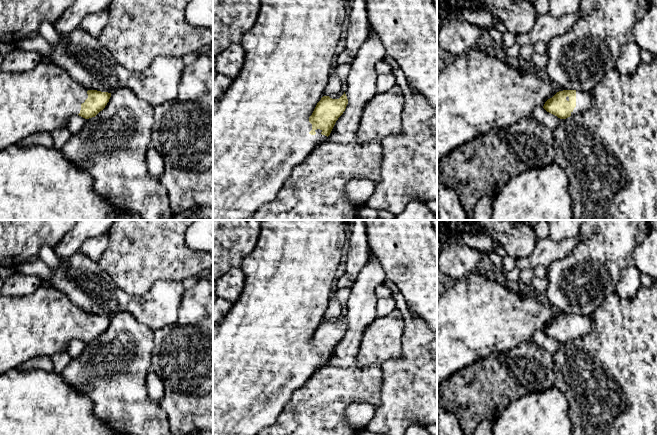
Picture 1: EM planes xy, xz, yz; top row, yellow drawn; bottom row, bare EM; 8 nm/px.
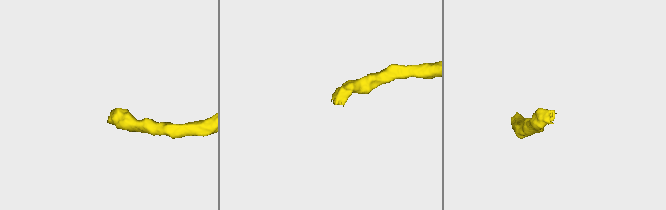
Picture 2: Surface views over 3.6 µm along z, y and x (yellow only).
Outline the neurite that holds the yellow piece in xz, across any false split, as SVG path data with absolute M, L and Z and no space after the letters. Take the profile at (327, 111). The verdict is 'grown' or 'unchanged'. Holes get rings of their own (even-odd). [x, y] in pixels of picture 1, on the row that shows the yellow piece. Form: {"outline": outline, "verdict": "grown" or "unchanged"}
{"outline": "M261 0L254 26L242 37L241 46L245 51L242 69L228 90L213 101L213 220L244 220L253 216L262 205L274 200L293 169L307 159L320 143L326 141L336 121L345 111L348 104L345 92L339 99L332 99L324 96L323 91L336 58L337 44L345 28L348 4L349 0Z", "verdict": "grown"}

